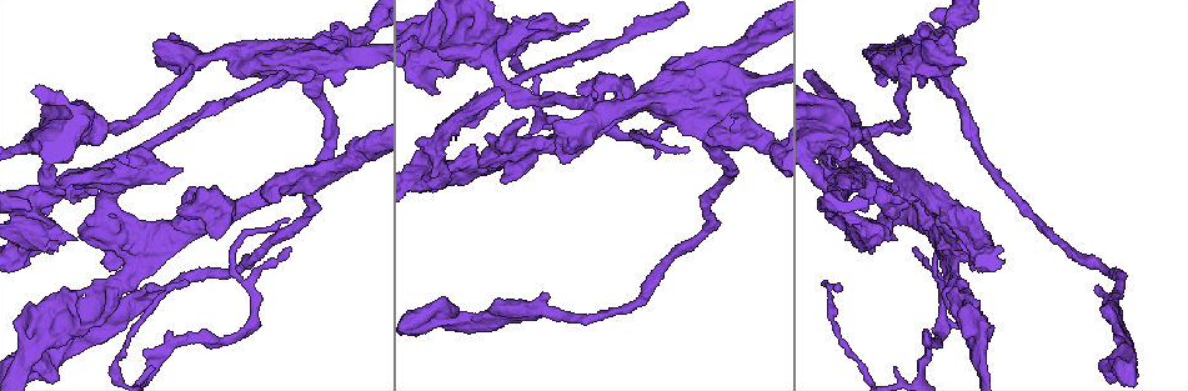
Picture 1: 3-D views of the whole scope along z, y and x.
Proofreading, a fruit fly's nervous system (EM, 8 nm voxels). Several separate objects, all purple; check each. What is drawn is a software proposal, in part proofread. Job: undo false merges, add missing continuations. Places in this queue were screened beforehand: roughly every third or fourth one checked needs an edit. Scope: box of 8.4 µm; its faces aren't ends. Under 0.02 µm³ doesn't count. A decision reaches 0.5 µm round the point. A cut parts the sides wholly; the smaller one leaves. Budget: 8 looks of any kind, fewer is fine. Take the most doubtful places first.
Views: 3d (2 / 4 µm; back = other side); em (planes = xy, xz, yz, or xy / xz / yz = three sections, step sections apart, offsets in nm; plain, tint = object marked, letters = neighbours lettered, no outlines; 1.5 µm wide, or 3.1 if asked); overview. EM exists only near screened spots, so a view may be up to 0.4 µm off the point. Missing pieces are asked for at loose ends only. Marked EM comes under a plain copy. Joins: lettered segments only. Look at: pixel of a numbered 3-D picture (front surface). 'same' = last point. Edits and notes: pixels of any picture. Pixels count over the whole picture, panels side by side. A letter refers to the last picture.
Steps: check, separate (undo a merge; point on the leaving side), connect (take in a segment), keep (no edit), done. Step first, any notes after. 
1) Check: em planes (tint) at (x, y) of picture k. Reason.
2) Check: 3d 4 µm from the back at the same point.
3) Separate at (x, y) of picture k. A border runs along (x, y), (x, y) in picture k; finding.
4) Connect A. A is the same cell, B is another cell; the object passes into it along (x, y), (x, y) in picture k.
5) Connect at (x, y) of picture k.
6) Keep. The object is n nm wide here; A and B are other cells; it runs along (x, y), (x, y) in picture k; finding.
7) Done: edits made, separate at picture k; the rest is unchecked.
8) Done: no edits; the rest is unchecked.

Check: em planes (letters) at (54, 194) of picture 1. A fork.

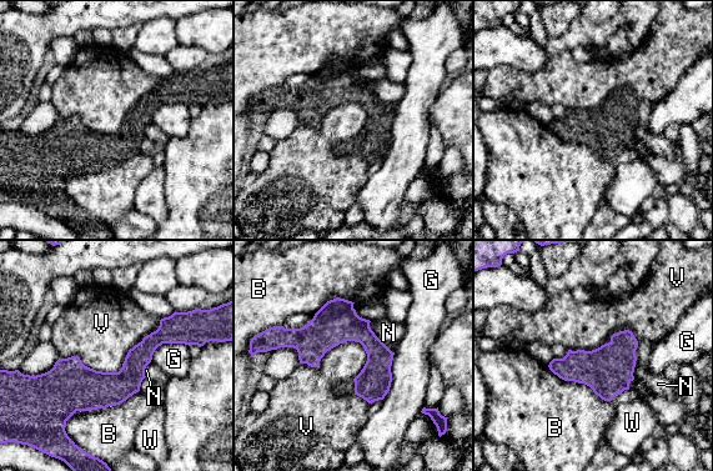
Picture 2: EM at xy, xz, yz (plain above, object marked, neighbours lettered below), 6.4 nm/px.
Separate at (320, 335) of picture 2. The object is 60 nm wide here; B, G, N, V and W are other cells; the part that leaves runs along (179, 340), (159, 337), (115, 382), (39, 382) in picture 2; two neurons meet here.

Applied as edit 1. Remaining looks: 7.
Check: overview. See it whole again.

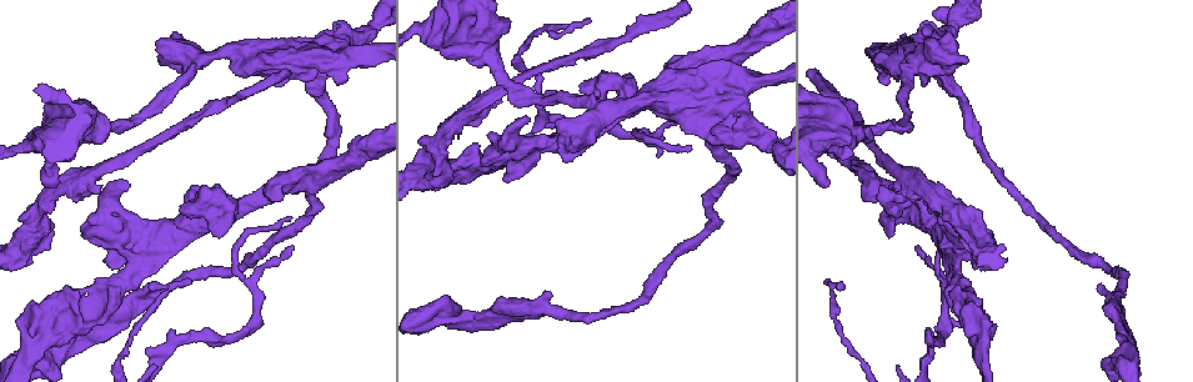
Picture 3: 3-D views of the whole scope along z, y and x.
Check: em planes (letters) at (879, 183) of picture 3. Narrows sharply.

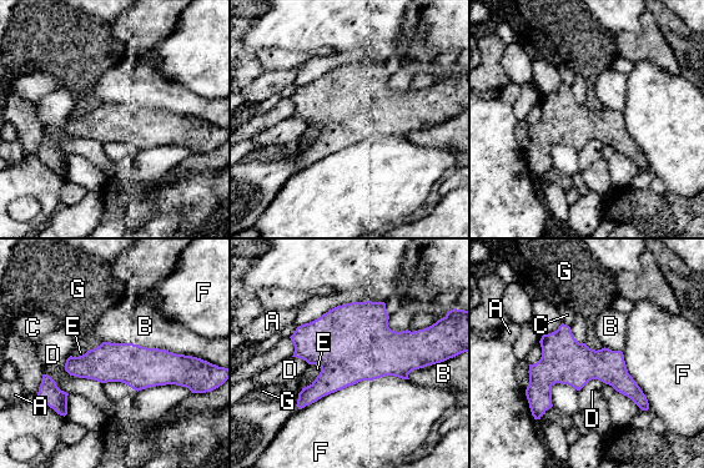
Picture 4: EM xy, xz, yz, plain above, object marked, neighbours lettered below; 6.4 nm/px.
Keep. The object is 260 nm wide here; A, B, C, D, E, F and G are other cells; a border runs along (102, 341), (132, 342), (196, 357) in picture 4; all the same neuron.

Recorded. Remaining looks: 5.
Done: edits made, separate at picture 2; the rest is unchecked.

